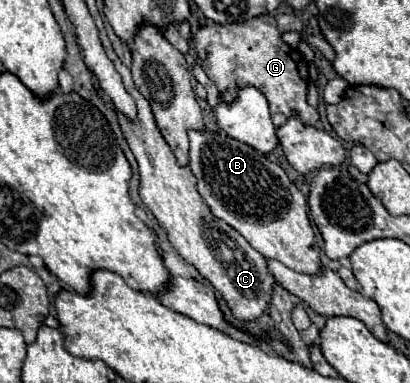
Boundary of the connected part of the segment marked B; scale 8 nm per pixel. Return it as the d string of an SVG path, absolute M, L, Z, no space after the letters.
M190 130L190 168L196 176L196 188L204 202L210 206L212 214L230 224L236 232L240 232L264 258L274 258L286 264L288 268L304 274L320 272L320 250L314 240L314 232L308 220L308 206L304 194L292 184L286 172L270 162L264 154L256 152L248 144L226 136L224 132L212 130Z

